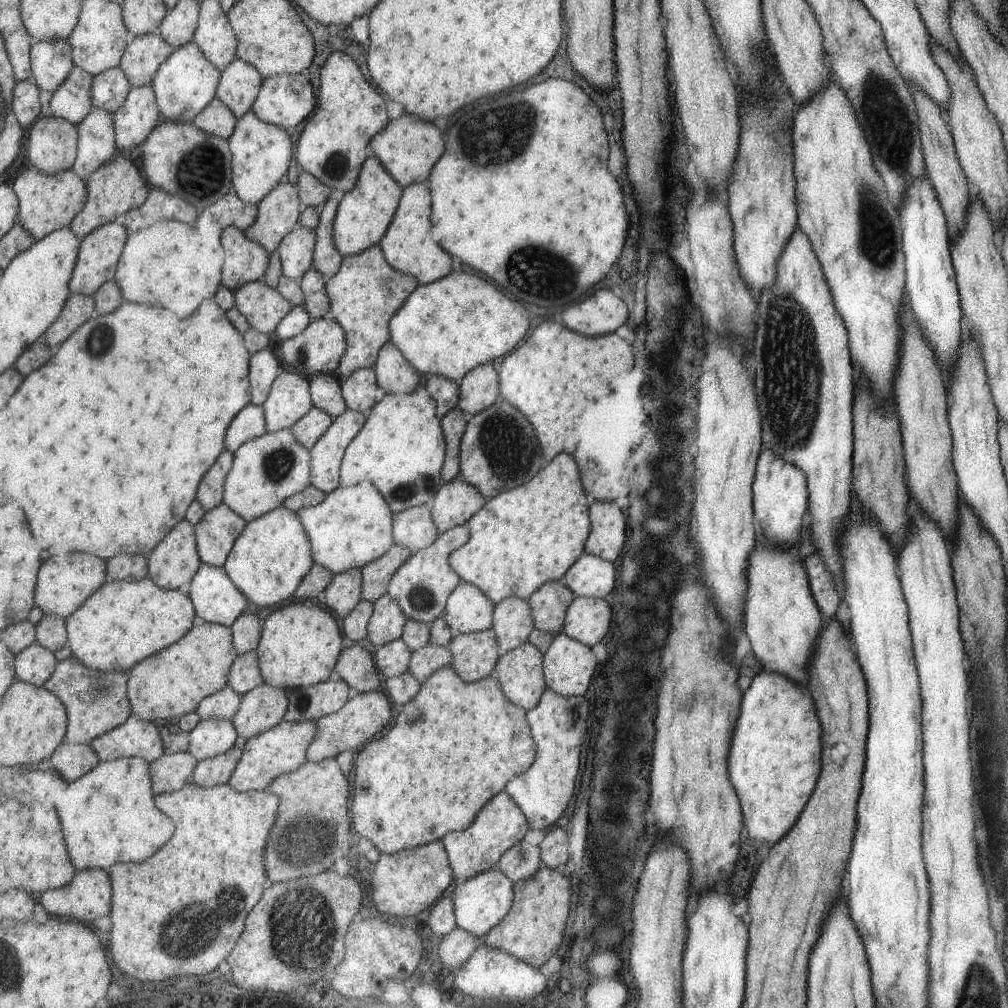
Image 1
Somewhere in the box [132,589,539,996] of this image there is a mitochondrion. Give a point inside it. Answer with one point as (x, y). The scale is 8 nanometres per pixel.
(183, 935)

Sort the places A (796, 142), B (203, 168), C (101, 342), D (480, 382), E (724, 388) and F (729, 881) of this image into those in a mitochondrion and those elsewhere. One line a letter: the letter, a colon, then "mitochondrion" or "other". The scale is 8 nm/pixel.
A: other
B: mitochondrion
C: mitochondrion
D: other
E: other
F: other

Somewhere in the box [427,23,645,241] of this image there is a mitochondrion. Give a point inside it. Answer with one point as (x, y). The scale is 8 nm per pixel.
(507, 130)

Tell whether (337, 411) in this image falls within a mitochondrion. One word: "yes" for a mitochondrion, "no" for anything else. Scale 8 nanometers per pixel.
no

